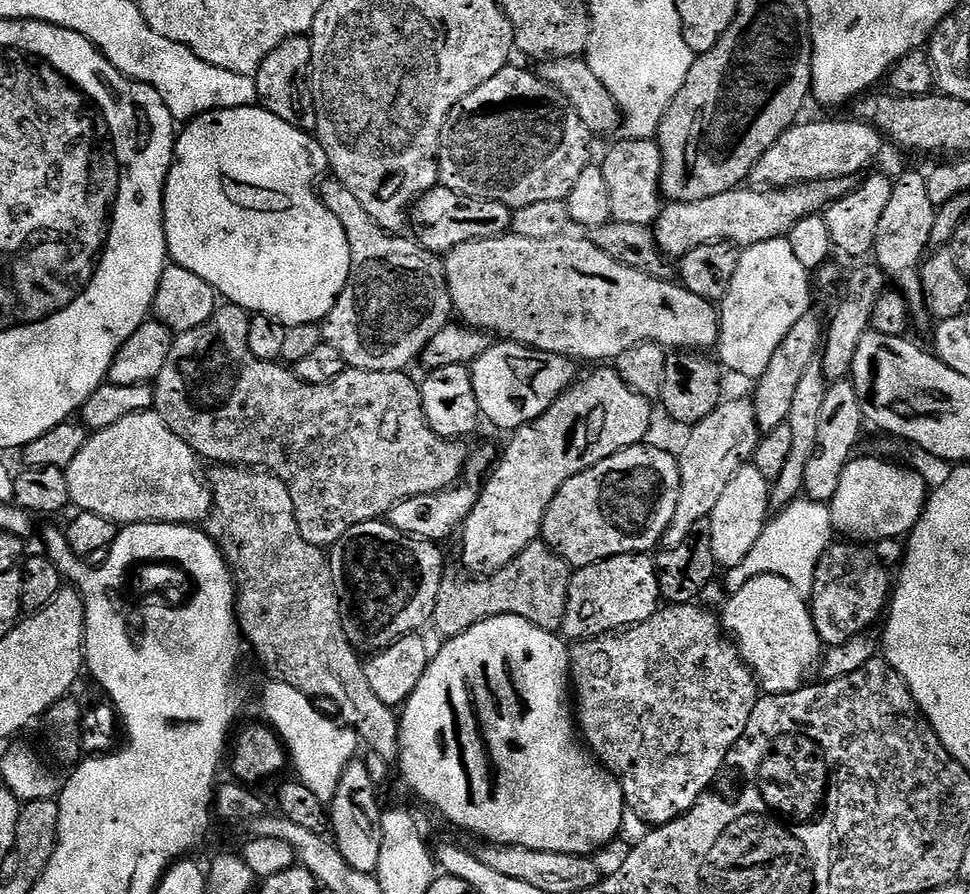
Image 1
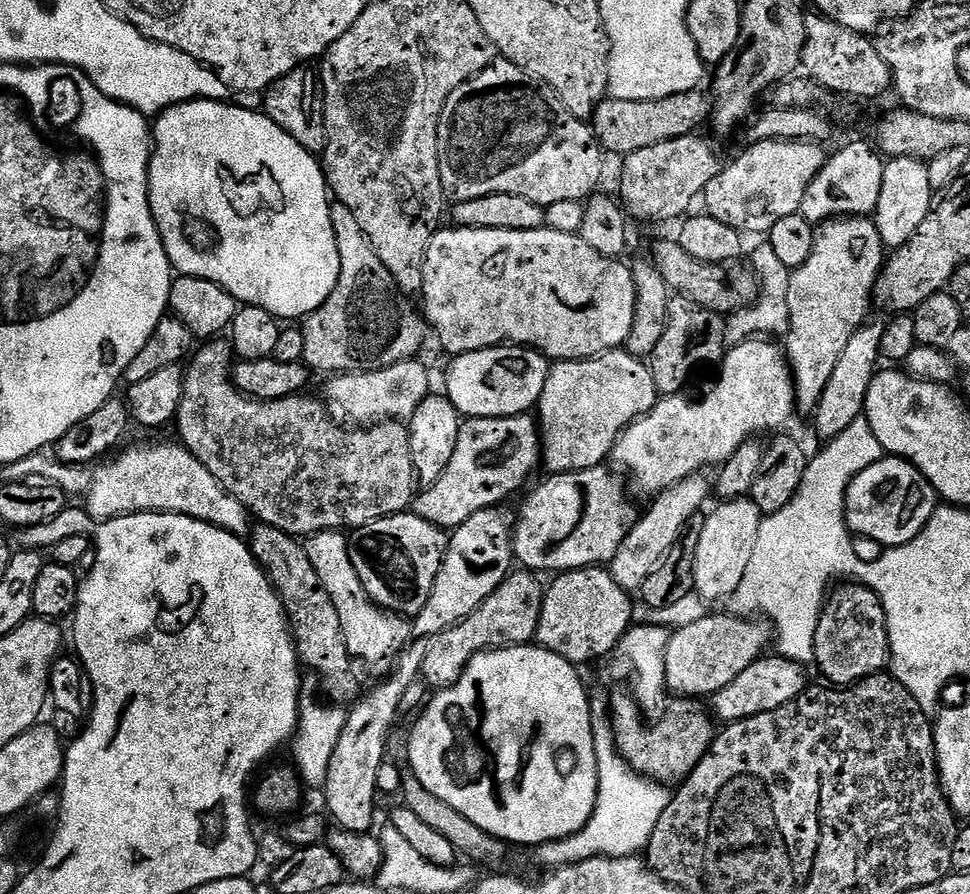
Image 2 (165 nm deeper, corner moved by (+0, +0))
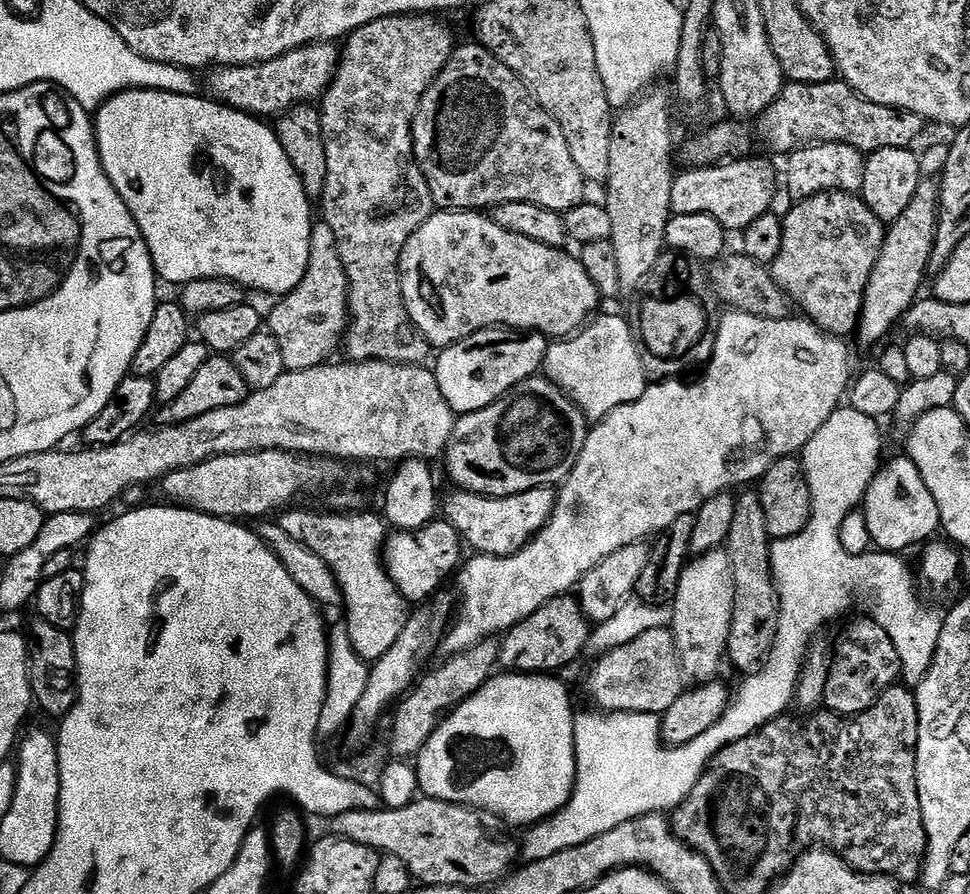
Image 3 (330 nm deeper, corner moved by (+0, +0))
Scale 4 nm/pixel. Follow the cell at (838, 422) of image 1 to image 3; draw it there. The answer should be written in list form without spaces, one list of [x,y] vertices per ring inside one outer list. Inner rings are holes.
[[[921,179],[918,190],[914,192],[914,198],[910,200],[910,206],[902,212],[902,218],[898,218],[893,224],[887,225],[884,233],[884,245],[878,254],[878,262],[870,274],[870,282],[866,282],[866,294],[864,305],[860,311],[860,323],[858,325],[858,337],[864,344],[876,344],[884,340],[896,328],[896,323],[903,321],[908,312],[921,299],[920,287],[924,284],[924,275],[928,272],[928,263],[934,260],[934,253],[938,243],[940,230],[940,185],[935,179]]]

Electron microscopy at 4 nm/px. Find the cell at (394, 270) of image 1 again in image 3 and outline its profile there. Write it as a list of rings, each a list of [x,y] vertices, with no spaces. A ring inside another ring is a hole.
[[[320,222],[312,230],[310,266],[306,278],[293,292],[279,301],[272,313],[267,313],[266,328],[282,346],[284,367],[287,371],[310,370],[314,366],[331,361],[341,347],[350,323],[348,293],[350,285],[340,250],[336,245],[336,235],[327,224]]]

